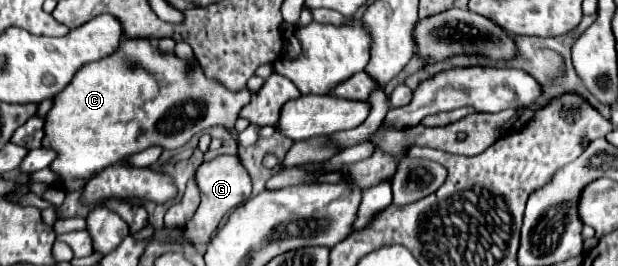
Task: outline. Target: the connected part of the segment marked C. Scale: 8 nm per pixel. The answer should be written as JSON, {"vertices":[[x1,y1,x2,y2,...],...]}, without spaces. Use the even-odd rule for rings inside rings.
{"vertices":[[126,39,112,55,108,55,108,59,100,59,98,63,88,63,86,67,82,67,82,69,74,75,72,83,70,83,64,91,60,91,60,95,54,97,54,107,52,107,50,113,46,115,46,125,44,125,46,135,44,135,44,141,42,141,42,143,44,143,44,147,58,151,56,161,50,165,52,171,56,171,56,173,62,175,62,181,60,181,58,185,64,183,64,189,66,189,66,191,76,191,76,189,84,187,86,181,88,181,94,173,100,173,102,169,106,169,108,165,118,163,120,159,126,159,126,157,130,157,130,155,134,155,134,153,140,153,140,151,144,151,144,149,148,149,148,147,152,147,152,145,162,147,164,151,178,149,178,147,182,147,184,143,188,143,196,133,200,133,200,131,204,131,204,129,210,129,210,127,214,127,214,125,226,127,226,129,230,131,232,139,234,139,236,145,238,145,238,131,234,129,234,123,236,123,236,119,238,119,240,109,250,103,250,95,252,95,252,93,248,91,247,87,240,89,240,91,228,91,228,89,226,89,222,83,218,83,216,79,206,77,204,71,202,71,202,67,200,67,198,63,194,65,194,69,188,69,188,61,176,57,174,53,168,55,168,53,158,51,158,47,154,47,148,39]]}

